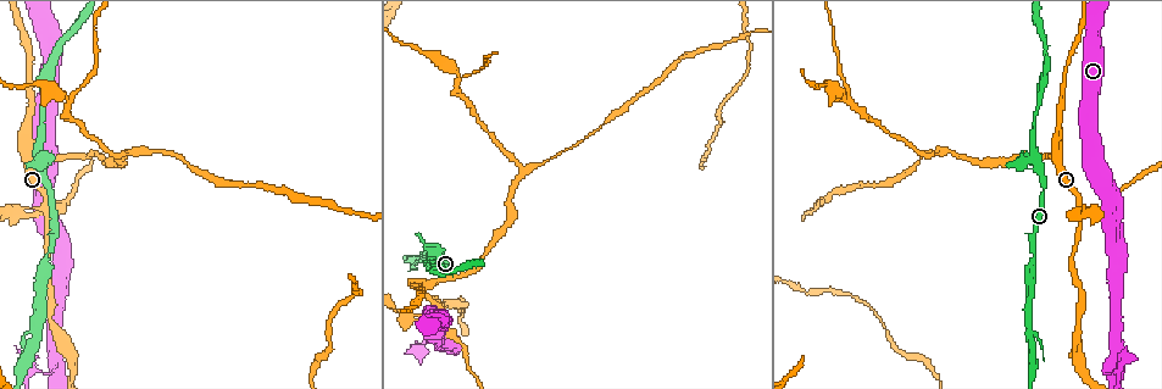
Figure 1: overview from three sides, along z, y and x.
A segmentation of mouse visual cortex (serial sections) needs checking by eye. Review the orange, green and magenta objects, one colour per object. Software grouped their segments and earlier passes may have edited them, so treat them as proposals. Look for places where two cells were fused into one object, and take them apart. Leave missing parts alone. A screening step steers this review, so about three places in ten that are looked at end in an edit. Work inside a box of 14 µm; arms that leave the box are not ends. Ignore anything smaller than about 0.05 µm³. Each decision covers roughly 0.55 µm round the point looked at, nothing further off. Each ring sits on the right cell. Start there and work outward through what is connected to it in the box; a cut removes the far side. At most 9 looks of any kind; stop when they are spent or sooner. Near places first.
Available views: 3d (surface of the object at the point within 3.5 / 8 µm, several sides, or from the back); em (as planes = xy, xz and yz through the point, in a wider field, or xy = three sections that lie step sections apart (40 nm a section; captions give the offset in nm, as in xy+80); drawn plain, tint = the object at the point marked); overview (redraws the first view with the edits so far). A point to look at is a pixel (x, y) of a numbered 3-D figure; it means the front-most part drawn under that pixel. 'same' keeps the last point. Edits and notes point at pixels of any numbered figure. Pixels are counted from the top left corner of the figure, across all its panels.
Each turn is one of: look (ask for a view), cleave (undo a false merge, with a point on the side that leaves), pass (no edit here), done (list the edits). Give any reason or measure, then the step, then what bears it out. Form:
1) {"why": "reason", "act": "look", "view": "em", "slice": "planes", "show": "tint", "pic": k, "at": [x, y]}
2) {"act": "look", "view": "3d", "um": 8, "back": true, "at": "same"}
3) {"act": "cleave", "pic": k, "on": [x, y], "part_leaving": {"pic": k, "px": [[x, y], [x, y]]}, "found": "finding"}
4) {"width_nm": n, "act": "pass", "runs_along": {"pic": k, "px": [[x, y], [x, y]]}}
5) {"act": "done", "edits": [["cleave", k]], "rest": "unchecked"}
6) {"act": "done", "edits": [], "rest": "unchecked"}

{"why": "arms part here", "act": "look", "view": "3d", "um": 3.5, "back": true, "pic": 1, "at": [1037, 161]}

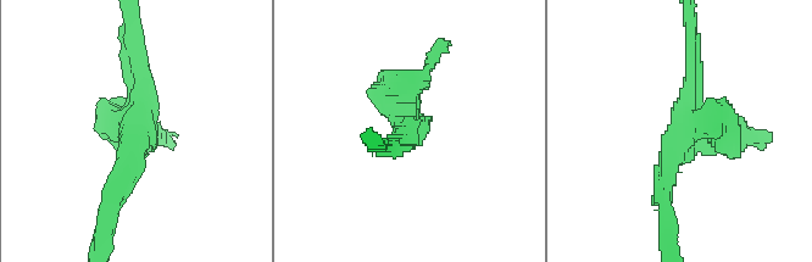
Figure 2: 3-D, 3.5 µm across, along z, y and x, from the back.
{"act": "look", "view": "em", "slice": "xy", "step": 3, "show": "tint", "pic": 2, "at": [135, 124]}

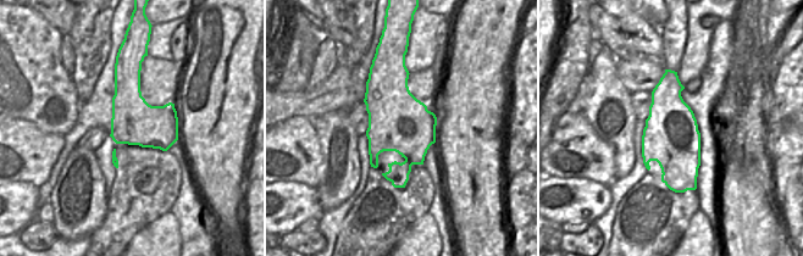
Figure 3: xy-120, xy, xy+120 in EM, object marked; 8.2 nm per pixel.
{"act": "cleave", "pic": 2, "on": [743, 130], "part_leaving": {"pic": 2, "px": [[702, 123], [727, 134], [767, 134]]}, "found": "two cells meet here"}

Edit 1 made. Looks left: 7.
{"act": "look", "view": "overview"}

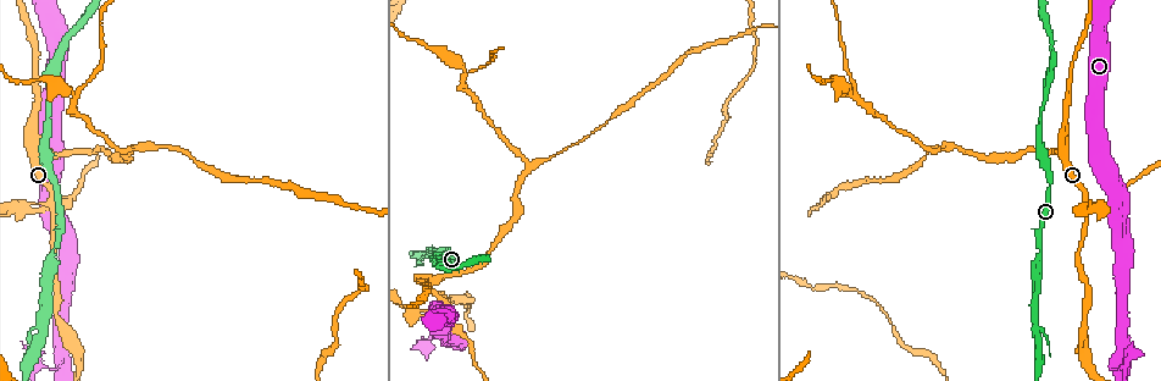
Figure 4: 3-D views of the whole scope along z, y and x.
{"why": "sudden change in width", "act": "look", "view": "3d", "um": 3.5, "back": true, "pic": 4, "at": [1097, 206]}

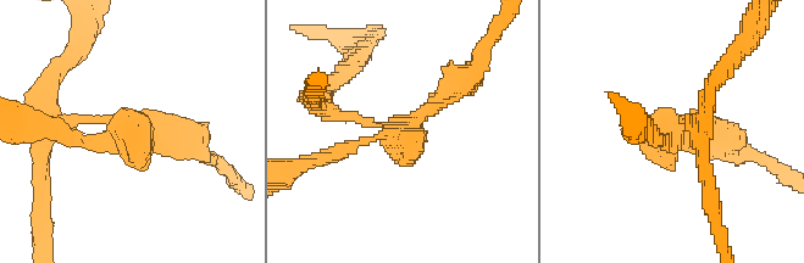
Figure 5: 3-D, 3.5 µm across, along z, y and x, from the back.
{"why": "need the tissue", "act": "look", "view": "em", "slice": "planes", "show": "tint", "pic": 5, "at": [677, 129]}

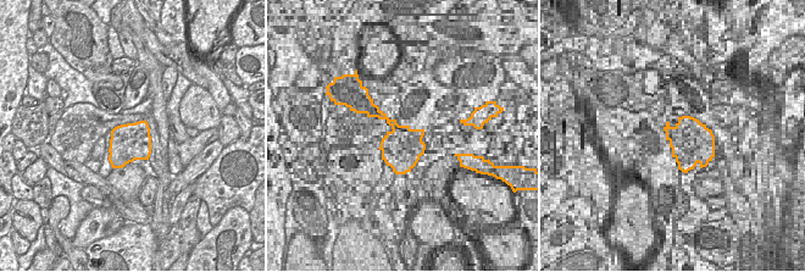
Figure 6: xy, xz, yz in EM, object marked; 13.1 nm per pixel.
{"act": "cleave", "pic": 5, "on": [725, 130], "border": {"pic": 6, "px": [[149, 132], [139, 159]]}, "found": "two cells meet here"}

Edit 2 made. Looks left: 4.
{"act": "look", "view": "3d", "um": 3.5, "pic": 4, "at": [530, 166]}

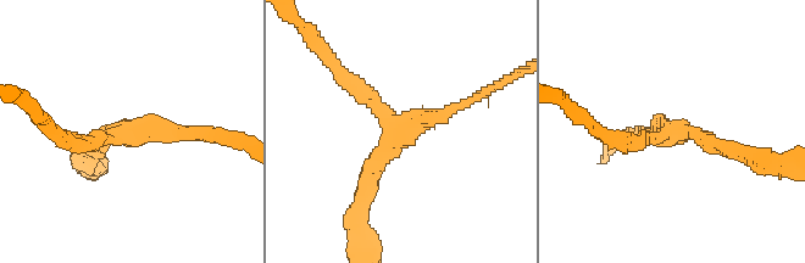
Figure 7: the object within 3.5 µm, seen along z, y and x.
{"arms": 3, "arm_widths_nm": [200, 200, 200], "why": "now the EM", "act": "look", "view": "em", "slice": "xy", "step": 3, "show": "tint", "pic": 7, "at": [402, 129]}

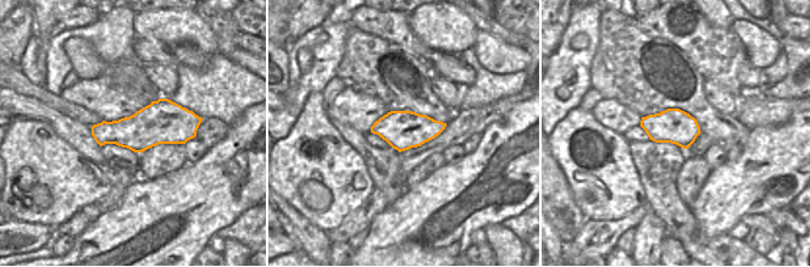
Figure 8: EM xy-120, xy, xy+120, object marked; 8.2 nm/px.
{"act": "pass", "runs_along": {"pic": 7, "px": [[365, 194], [401, 132], [345, 79]]}, "found": "all the same cell"}

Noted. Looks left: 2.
{"act": "done", "edits": [["cleave", 2], ["cleave", 5]], "rest": "unchecked"}

